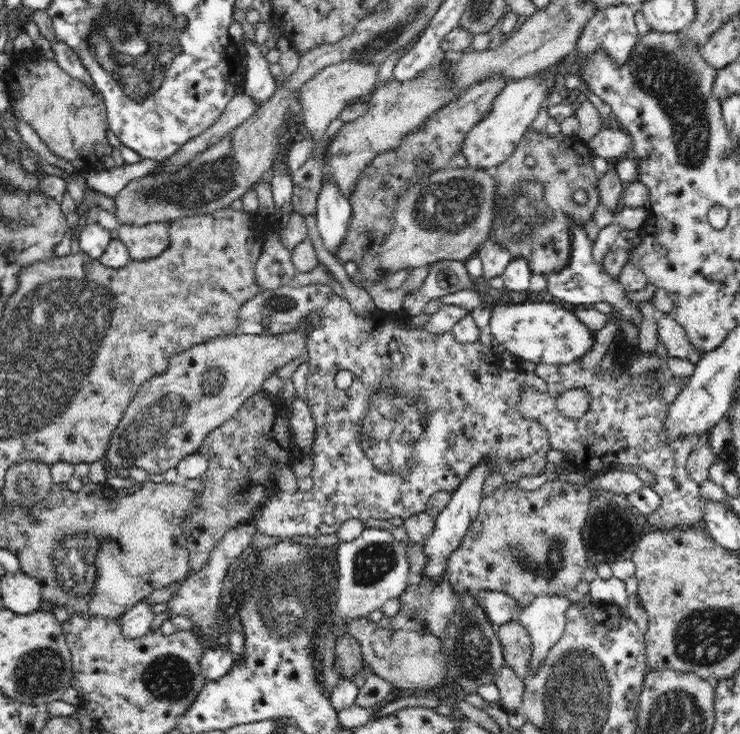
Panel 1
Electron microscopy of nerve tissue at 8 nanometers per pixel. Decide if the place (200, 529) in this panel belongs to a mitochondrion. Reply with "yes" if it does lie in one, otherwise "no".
no

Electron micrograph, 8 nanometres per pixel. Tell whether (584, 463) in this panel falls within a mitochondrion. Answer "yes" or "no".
no

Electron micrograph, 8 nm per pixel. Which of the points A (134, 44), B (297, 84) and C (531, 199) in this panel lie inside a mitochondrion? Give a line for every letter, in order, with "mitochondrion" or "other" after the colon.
A: mitochondrion
B: other
C: mitochondrion

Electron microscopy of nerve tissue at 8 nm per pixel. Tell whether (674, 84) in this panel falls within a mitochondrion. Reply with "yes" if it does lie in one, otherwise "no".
yes

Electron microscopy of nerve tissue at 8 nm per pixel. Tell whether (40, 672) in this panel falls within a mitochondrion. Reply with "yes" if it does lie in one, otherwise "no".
yes

